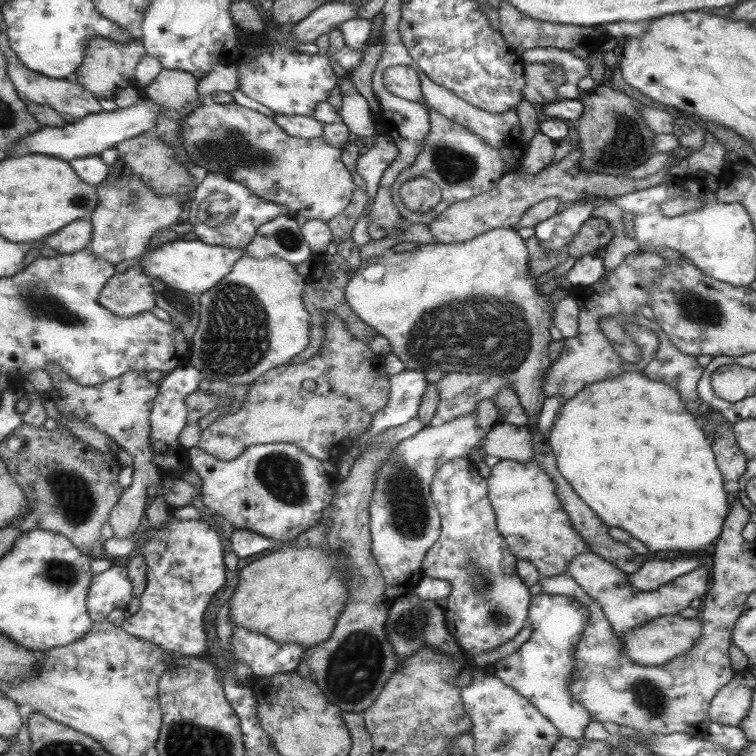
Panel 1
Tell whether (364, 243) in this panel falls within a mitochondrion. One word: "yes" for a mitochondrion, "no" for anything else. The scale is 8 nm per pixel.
no

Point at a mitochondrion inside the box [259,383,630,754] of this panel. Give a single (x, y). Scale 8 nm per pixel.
(354, 667)

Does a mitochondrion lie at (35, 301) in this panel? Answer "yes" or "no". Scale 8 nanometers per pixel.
yes

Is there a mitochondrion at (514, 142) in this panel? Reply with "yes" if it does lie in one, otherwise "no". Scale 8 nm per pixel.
no

